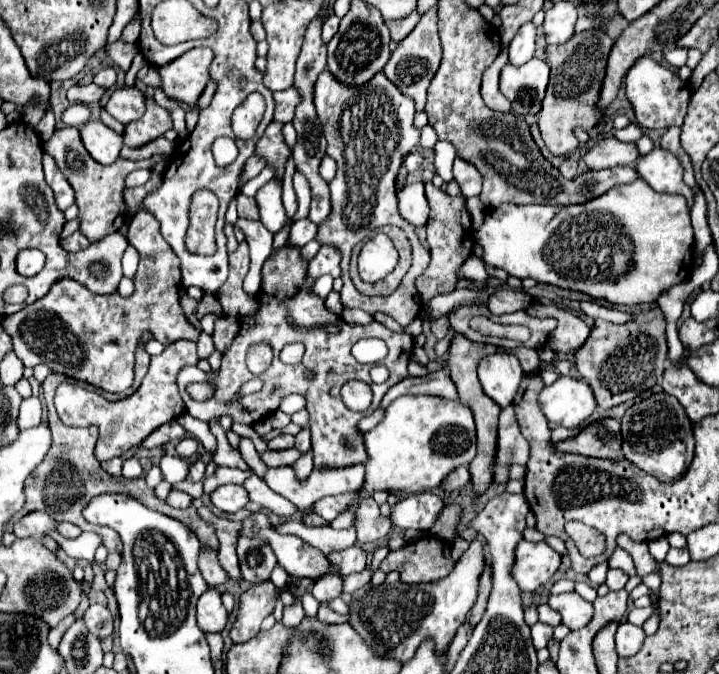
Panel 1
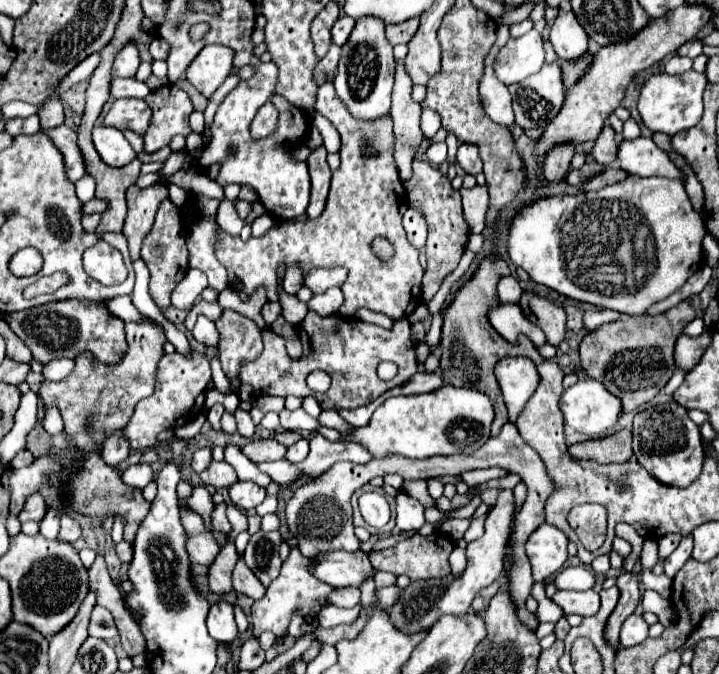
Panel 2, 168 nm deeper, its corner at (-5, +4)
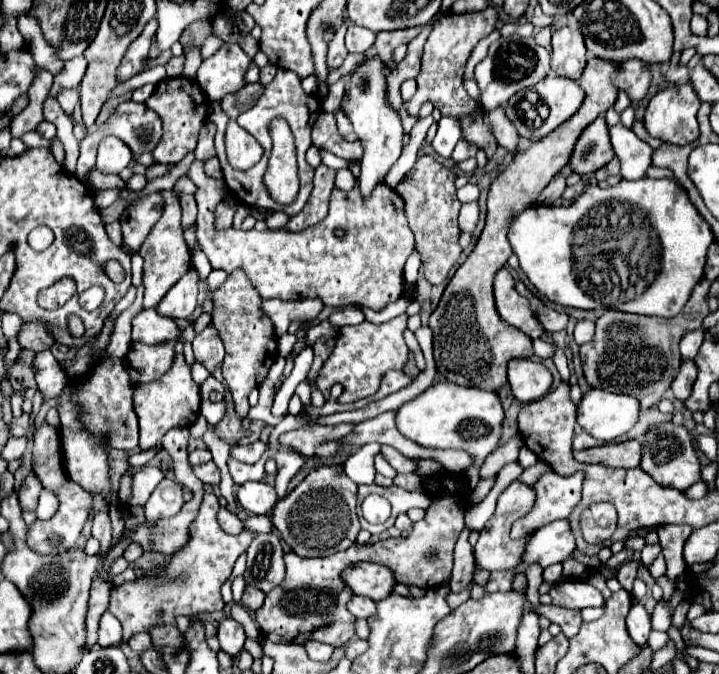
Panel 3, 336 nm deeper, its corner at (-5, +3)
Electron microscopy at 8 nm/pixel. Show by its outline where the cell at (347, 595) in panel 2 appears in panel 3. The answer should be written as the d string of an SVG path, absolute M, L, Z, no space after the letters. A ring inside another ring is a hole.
M355 595L355 597L349 601L349 613L355 615L355 617L367 619L367 617L371 617L371 615L375 613L375 601L369 599L369 597L357 597L357 595Z

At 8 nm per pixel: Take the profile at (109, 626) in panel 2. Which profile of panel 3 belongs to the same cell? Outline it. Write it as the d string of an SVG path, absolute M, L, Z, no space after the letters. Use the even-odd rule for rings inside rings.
M109 611L101 617L99 623L99 645L101 647L111 647L111 645L121 645L123 633L121 633L121 623L117 617L113 617Z

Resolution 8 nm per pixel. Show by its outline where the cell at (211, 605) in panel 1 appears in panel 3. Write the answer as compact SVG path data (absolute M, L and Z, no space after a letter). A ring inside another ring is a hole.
M225 617L223 621L219 621L219 643L221 643L221 651L229 653L229 655L239 655L239 651L243 649L245 643L245 631L241 627L241 623L237 623L231 617Z

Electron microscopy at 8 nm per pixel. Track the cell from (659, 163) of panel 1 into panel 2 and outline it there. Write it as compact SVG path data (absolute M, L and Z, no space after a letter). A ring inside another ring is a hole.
M639 136L635 140L619 140L617 160L627 174L635 176L665 176L673 180L679 180L683 176L681 170L669 160L669 156L659 150L651 138L645 136Z

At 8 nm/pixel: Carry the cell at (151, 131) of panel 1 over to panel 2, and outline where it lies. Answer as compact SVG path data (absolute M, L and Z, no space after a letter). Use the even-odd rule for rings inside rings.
M165 84L145 96L145 102L153 110L151 126L145 134L145 152L157 152L169 146L171 138L181 134L189 136L189 114L193 112L191 98L177 84Z

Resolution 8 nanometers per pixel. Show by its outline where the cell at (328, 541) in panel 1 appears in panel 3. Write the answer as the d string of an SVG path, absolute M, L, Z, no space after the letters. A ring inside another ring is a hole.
M205 493L197 519L191 523L191 539L183 551L173 555L171 563L165 569L159 569L157 575L135 579L113 587L109 611L123 625L123 641L133 633L147 631L159 623L175 623L175 615L195 615L199 611L221 611L221 585L231 577L233 565L241 553L249 549L249 543L257 535L255 531L245 529L239 535L229 535L217 523L219 501L215 493Z

